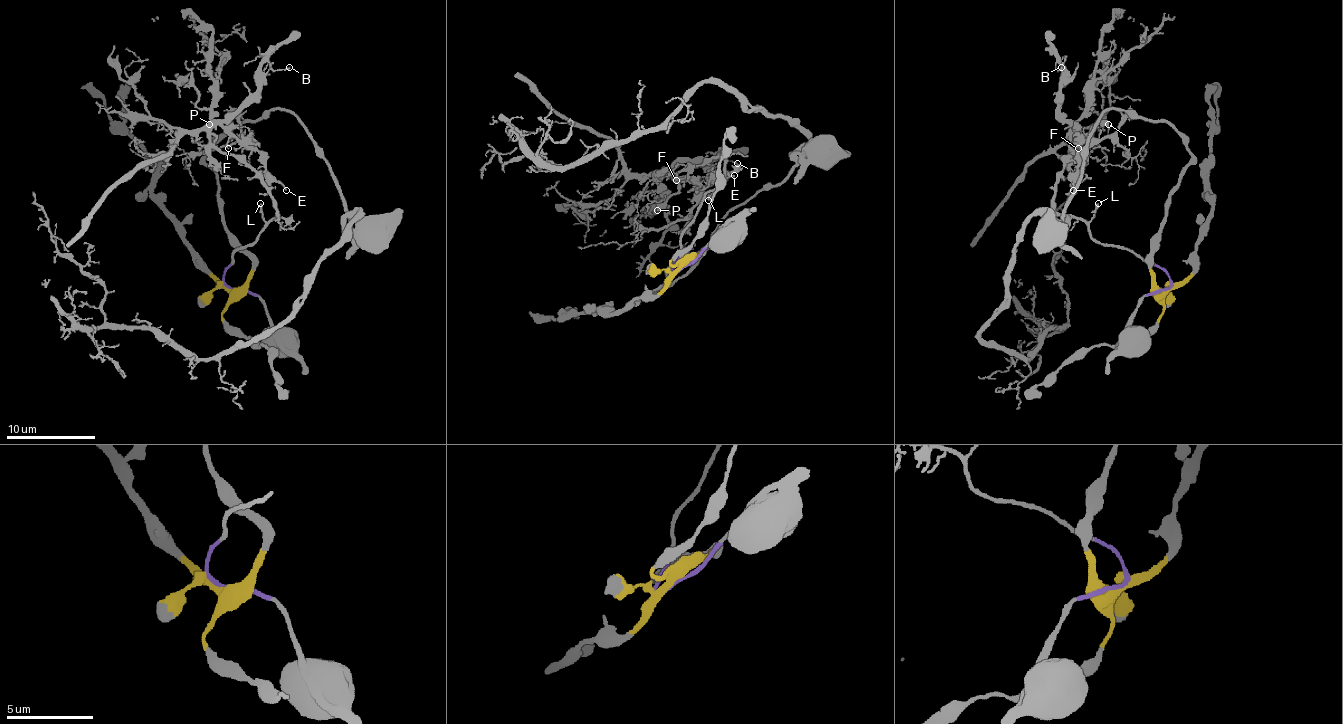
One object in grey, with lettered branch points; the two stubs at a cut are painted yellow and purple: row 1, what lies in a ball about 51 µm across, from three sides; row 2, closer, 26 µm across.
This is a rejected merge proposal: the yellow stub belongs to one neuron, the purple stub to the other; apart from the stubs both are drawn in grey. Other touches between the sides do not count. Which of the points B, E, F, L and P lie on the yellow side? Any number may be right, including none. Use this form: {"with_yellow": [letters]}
{"with_yellow": []}

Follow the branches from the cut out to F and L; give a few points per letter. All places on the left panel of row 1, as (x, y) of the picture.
F: (231, 287), (224, 272), (275, 209), (271, 189), (211, 142), (217, 124), (229, 135), (229, 149)
L: (231, 287), (224, 283), (224, 272), (240, 247), (251, 245), (260, 236), (264, 220), (260, 202)

